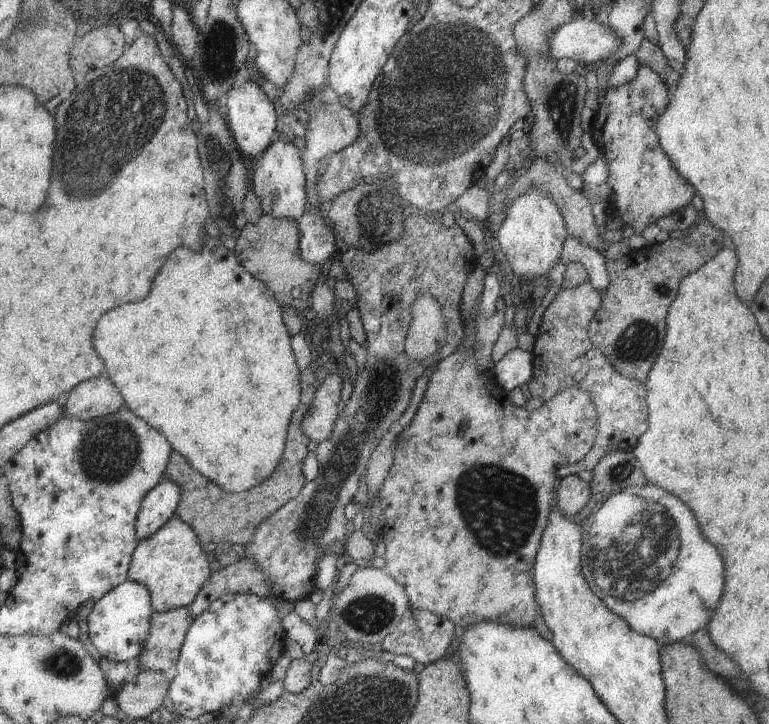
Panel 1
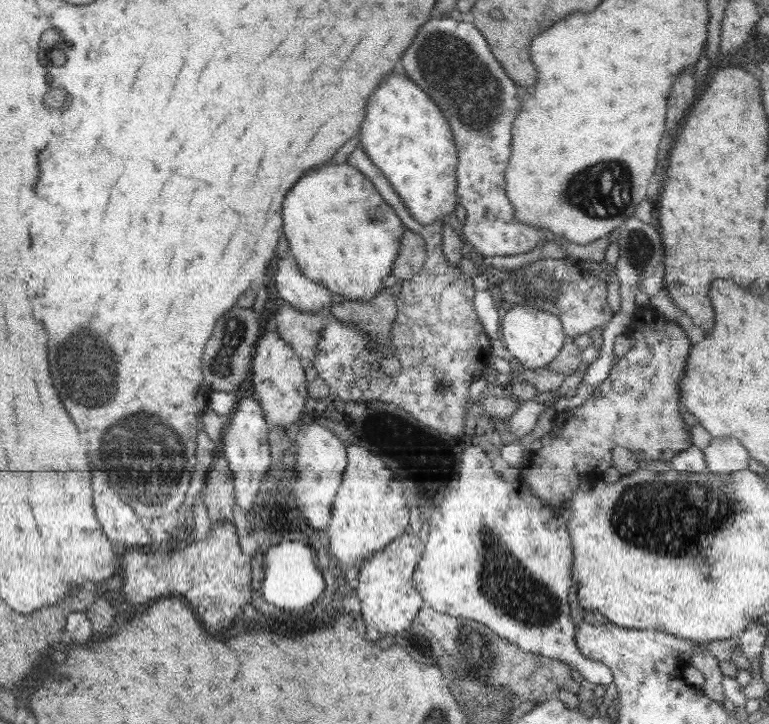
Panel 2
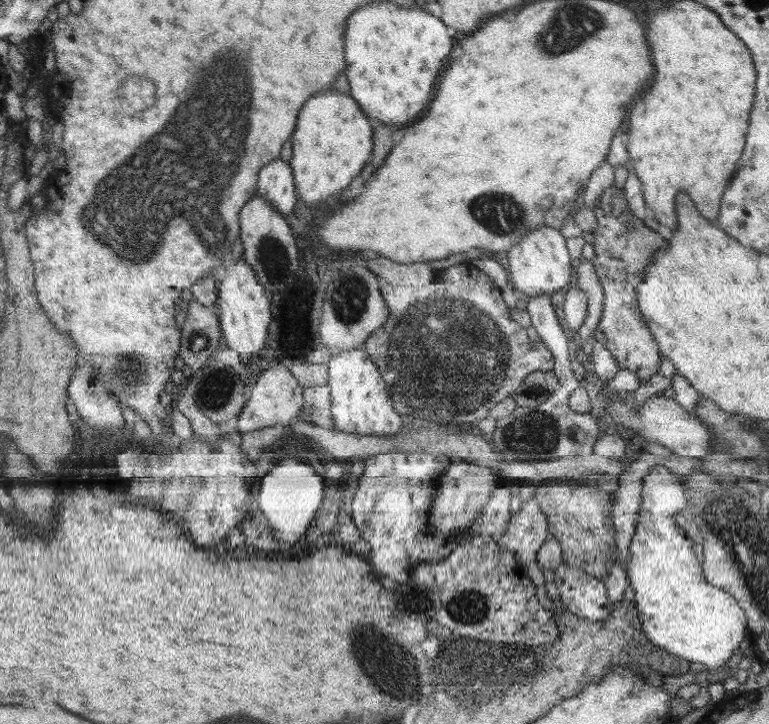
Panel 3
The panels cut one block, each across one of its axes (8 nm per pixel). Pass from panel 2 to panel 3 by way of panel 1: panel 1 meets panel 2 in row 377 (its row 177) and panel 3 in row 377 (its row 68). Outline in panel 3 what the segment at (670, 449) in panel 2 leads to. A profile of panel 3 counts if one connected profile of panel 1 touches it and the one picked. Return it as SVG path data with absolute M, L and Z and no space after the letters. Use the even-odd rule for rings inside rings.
M615 183L596 199L595 205L593 212L597 226L592 231L595 250L593 267L603 287L604 301L602 316L593 337L612 353L618 368L631 370L640 381L645 382L660 372L662 354L641 313L636 286L643 282L644 270L655 254L667 248L666 240L632 213L624 191L618 191Z

